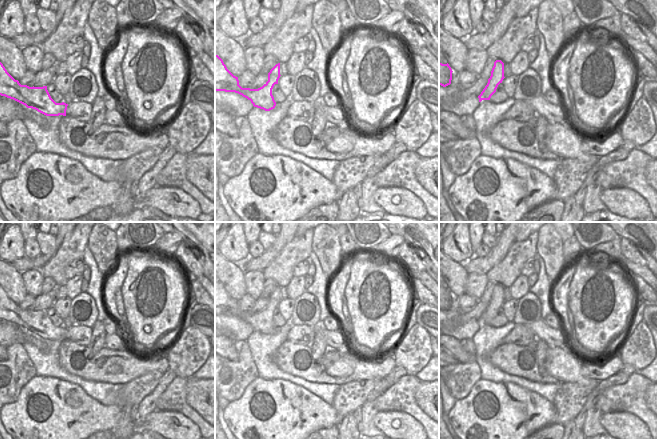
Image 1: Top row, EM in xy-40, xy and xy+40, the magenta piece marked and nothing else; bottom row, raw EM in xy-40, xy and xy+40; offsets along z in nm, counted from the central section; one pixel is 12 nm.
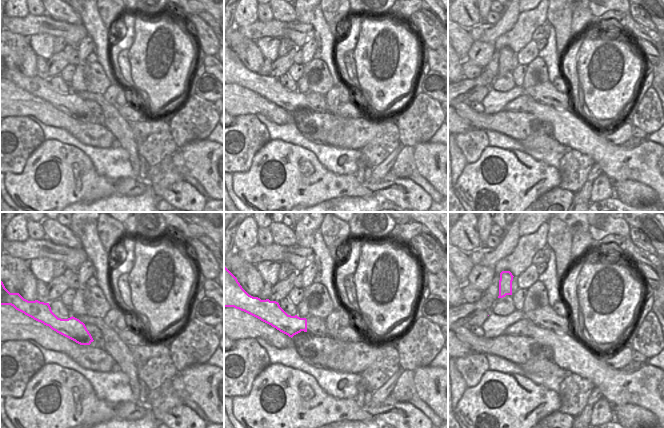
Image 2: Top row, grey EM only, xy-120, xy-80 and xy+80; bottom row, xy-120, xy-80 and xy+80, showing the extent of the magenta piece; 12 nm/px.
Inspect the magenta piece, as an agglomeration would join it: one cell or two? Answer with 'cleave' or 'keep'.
cleave

